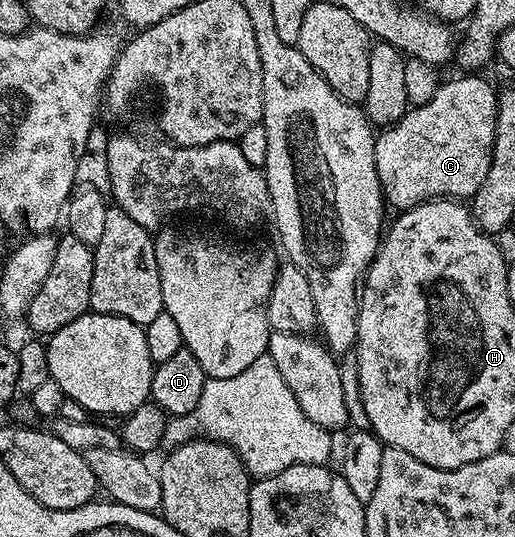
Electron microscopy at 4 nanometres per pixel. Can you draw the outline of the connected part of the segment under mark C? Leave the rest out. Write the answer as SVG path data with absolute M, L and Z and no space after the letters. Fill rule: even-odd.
M460 74L464 76L460 76L457 80L448 80L439 85L436 89L436 93L434 94L434 98L430 98L430 102L426 102L425 104L417 104L415 106L409 107L408 113L403 116L398 122L394 122L388 128L383 129L376 137L376 149L374 150L374 158L376 159L376 169L378 170L378 182L380 183L380 189L384 192L385 201L389 205L392 204L396 207L396 210L403 210L406 208L413 208L414 206L418 206L419 204L425 204L428 200L439 200L441 198L470 198L474 195L474 193L478 190L478 186L482 186L482 181L486 179L486 170L490 170L490 162L492 161L492 143L494 142L494 126L496 125L496 98L498 95L497 89L494 87L491 88L490 85L487 84L486 81L483 80L483 75L480 74Z

